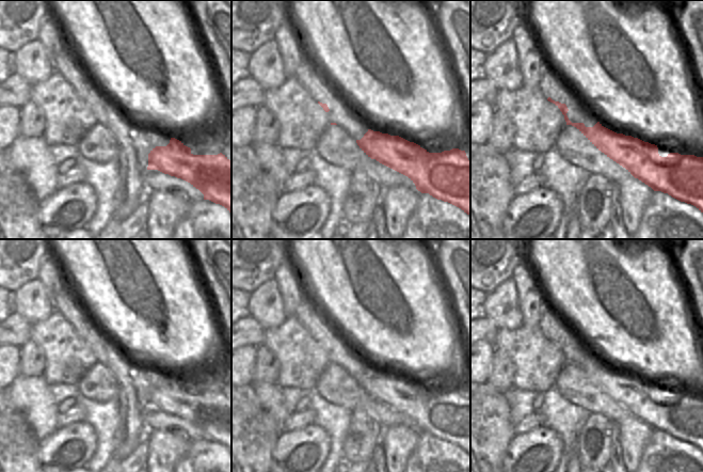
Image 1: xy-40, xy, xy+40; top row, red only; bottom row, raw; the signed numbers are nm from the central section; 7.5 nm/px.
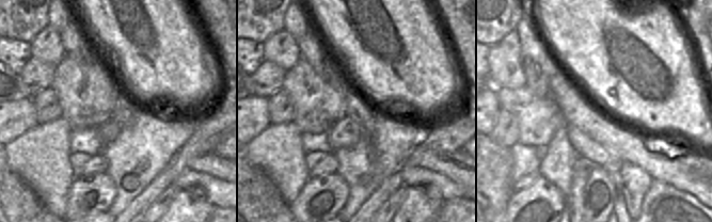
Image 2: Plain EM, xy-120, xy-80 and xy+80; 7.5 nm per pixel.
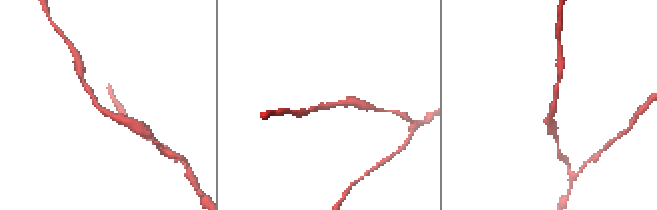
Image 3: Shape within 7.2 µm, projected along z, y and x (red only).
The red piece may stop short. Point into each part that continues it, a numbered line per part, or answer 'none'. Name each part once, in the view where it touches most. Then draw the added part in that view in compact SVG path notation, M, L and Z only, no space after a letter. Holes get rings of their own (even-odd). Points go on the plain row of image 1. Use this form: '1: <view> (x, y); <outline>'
none

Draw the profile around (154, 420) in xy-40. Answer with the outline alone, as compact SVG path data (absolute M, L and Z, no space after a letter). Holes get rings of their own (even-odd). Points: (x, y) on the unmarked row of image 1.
M144 409L142 412L144 425L148 430L164 430L166 432L181 432L190 441L204 439L204 434L190 422L164 413L158 409Z

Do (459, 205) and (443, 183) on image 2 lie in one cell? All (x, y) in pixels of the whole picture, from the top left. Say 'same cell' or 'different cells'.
different cells

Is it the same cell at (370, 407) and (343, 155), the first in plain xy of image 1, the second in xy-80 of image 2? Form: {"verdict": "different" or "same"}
{"verdict": "different"}

